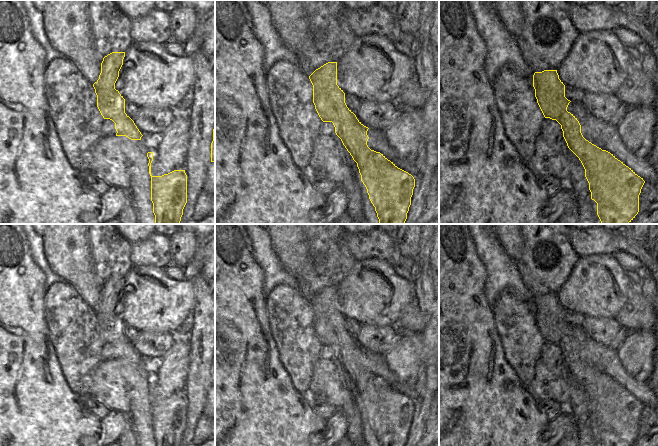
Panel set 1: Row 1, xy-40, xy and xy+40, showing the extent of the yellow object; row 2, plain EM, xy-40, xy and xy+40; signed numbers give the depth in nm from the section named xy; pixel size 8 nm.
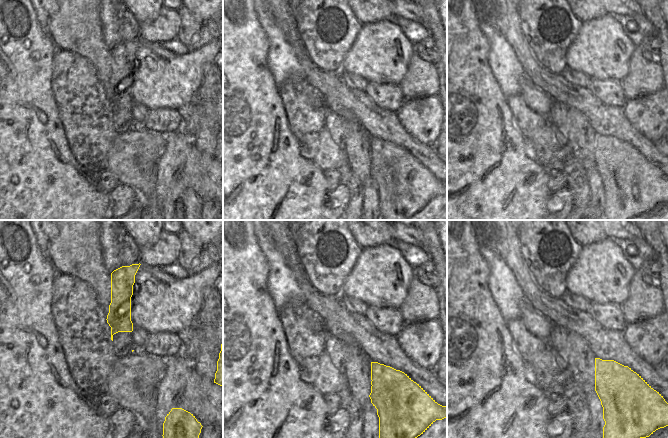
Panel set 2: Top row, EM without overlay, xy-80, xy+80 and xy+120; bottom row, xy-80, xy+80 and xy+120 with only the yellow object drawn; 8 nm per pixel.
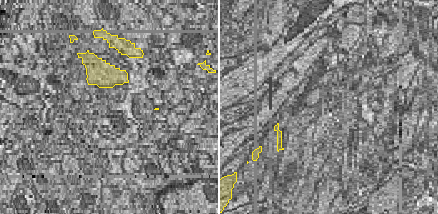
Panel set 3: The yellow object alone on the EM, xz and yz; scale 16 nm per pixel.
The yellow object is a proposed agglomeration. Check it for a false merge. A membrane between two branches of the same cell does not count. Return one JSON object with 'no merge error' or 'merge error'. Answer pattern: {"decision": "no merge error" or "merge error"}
{"decision": "merge error"}

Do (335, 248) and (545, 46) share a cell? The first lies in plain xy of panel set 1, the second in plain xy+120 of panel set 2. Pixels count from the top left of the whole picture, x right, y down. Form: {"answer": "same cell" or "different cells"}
{"answer": "same cell"}

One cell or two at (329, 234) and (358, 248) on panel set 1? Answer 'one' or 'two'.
two

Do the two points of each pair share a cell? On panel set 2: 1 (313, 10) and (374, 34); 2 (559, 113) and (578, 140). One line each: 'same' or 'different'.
1: different
2: same

